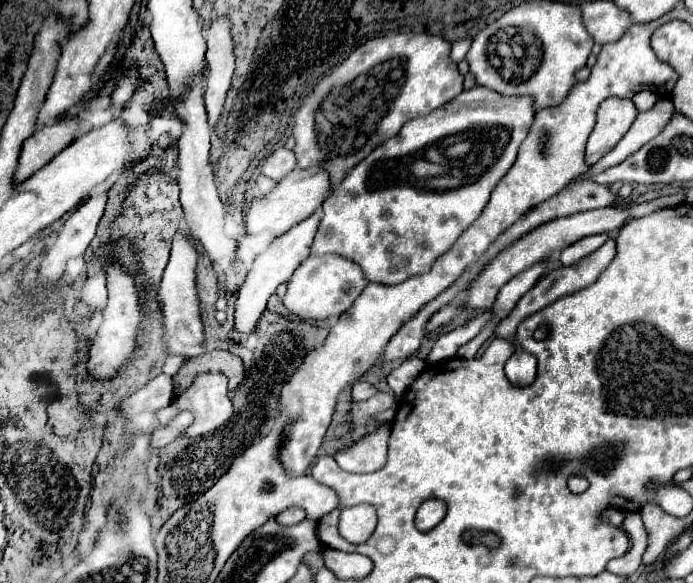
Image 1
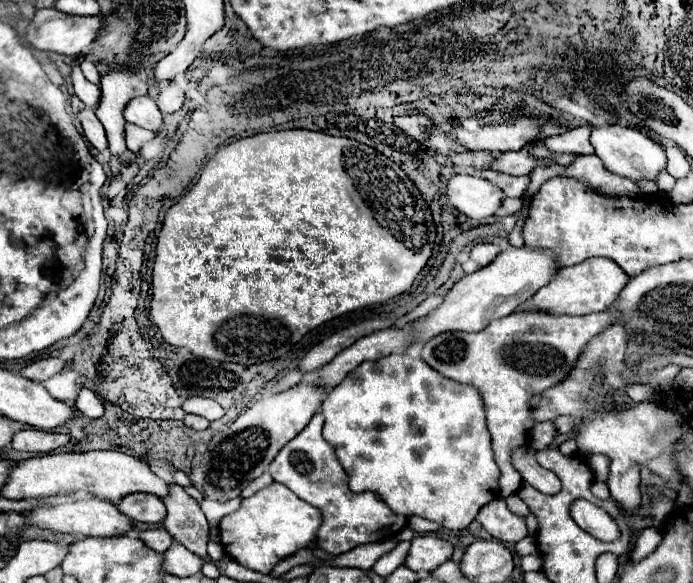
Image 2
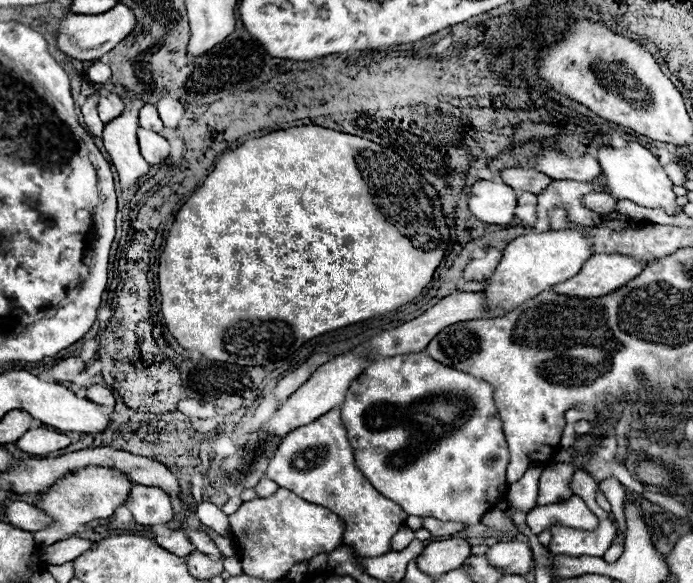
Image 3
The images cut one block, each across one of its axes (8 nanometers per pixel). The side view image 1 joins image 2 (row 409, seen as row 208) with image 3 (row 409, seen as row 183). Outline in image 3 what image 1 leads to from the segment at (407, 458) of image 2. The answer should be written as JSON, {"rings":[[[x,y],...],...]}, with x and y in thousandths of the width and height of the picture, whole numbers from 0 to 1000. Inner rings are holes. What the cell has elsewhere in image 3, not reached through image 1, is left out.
{"rings":[[[612,604],[548,614],[548,617],[543,617],[543,624],[534,624],[525,635],[525,645],[519,645],[519,652],[514,652],[514,659],[508,659],[508,666],[502,669],[502,679],[494,693],[494,714],[496,714],[496,731],[502,734],[505,762],[511,768],[514,799],[522,806],[522,813],[537,827],[537,834],[551,851],[557,851],[560,858],[580,868],[592,885],[609,885],[609,889],[623,885],[623,889],[632,889],[632,892],[641,892],[641,895],[687,899],[701,882],[701,875],[713,871],[716,861],[727,851],[727,840],[730,840],[730,830],[733,830],[730,827],[730,799],[736,792],[736,775],[733,775],[730,748],[724,741],[724,720],[722,720],[719,700],[713,693],[713,662],[704,659],[701,652],[684,648],[681,642],[672,642],[667,635],[646,631],[646,628],[629,621],[626,614],[615,611]]]}

